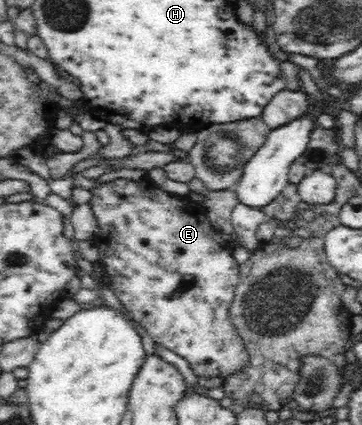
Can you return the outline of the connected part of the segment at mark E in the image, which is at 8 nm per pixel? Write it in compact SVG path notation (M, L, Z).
M144 176L138 181L119 178L106 183L100 183L98 187L94 187L91 192L92 195L89 201L90 208L92 208L94 216L96 216L98 226L100 226L100 233L97 235L99 238L98 243L100 248L104 249L103 252L106 253L106 257L104 257L106 278L115 296L121 301L129 315L144 327L155 344L172 351L174 355L186 359L188 364L190 364L190 368L194 371L194 374L204 380L205 376L226 377L242 370L242 367L244 367L248 361L247 350L243 344L243 340L239 338L234 324L229 320L229 307L234 299L237 285L240 283L239 277L241 275L239 264L233 259L233 249L229 246L227 241L221 237L221 233L213 228L209 217L204 215L202 211L188 211L188 209L180 209L180 207L166 207L166 205L162 203L162 199L170 199L170 193L162 191L148 176Z

